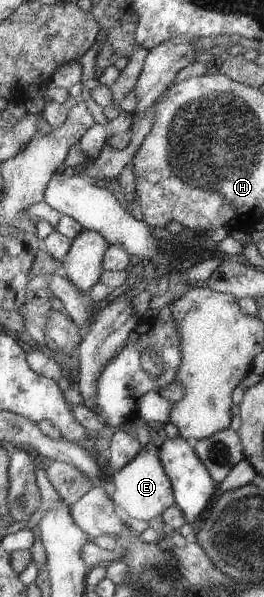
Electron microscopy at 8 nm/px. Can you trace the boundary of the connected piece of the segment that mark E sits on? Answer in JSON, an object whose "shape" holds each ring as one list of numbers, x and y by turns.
{"shape":[[151,440,126,468,114,473,112,482,114,486,111,494,114,504,121,507,131,518,149,522,161,517,168,508,176,505,173,484,162,464,160,448]]}

